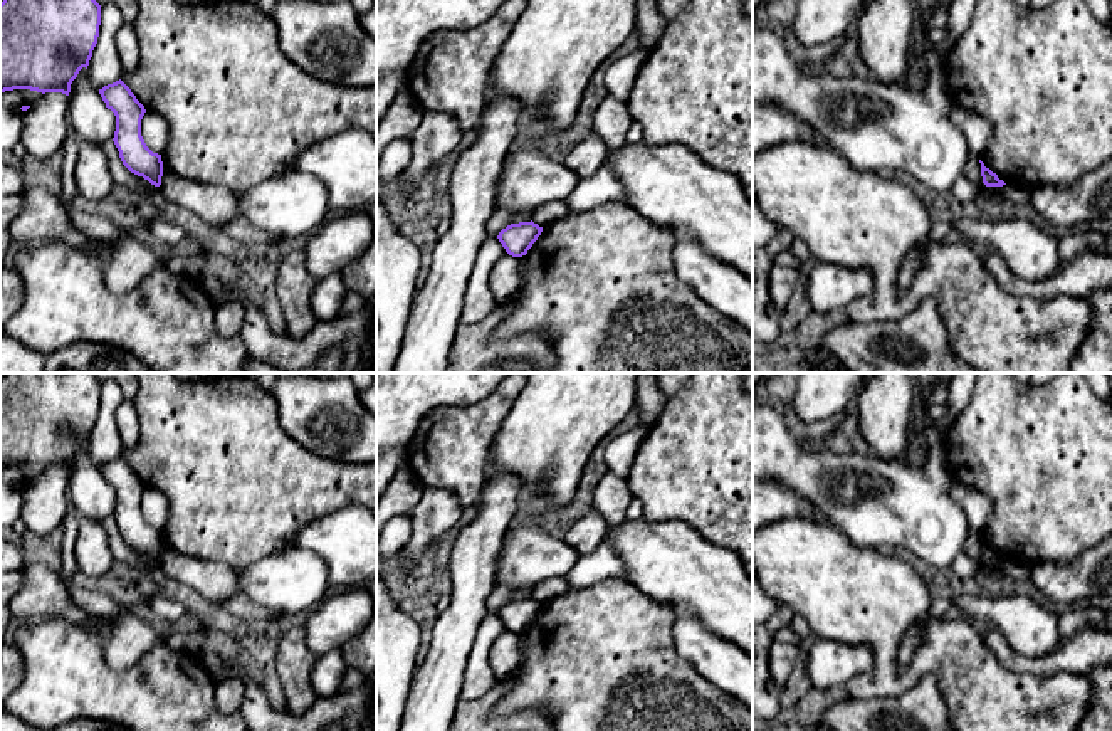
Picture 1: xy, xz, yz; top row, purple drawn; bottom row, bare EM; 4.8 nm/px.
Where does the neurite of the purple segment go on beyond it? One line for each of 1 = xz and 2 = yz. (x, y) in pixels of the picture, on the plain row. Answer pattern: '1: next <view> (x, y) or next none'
1: next none
2: next none

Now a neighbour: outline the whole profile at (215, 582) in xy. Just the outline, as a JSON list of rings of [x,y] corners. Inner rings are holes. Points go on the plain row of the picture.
[[[165,543],[160,570],[168,580],[193,588],[205,600],[220,607],[225,600],[242,593],[227,563],[190,556]]]

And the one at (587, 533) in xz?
[[[593,507],[583,518],[580,518],[563,538],[569,546],[585,553],[593,551],[601,543],[606,531],[608,523]]]

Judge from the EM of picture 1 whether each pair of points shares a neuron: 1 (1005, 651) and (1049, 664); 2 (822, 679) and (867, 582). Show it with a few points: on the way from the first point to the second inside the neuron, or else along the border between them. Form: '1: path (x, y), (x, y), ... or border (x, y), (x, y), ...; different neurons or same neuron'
1: path (1015, 661), (1020, 664), (1038, 664); same neuron
2: border (815, 636), (864, 644), (870, 652), (872, 662); different neurons

